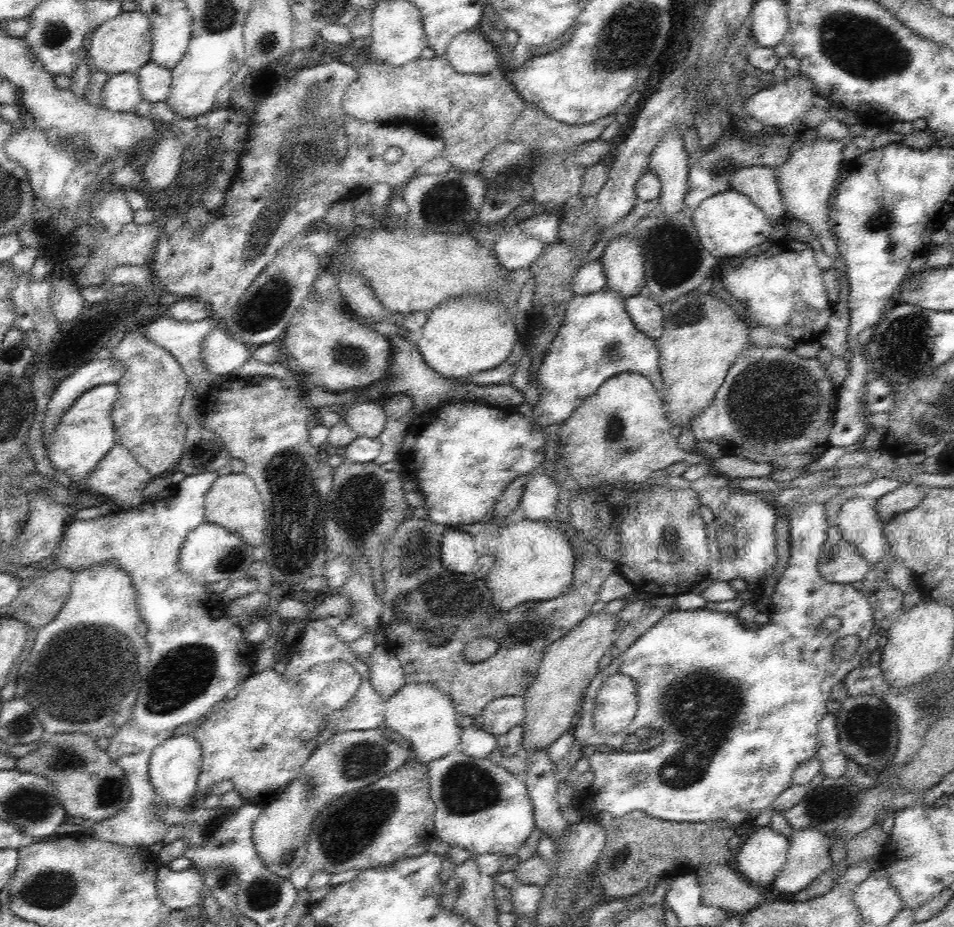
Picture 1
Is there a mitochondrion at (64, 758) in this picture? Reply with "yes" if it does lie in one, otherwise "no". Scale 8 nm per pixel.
yes

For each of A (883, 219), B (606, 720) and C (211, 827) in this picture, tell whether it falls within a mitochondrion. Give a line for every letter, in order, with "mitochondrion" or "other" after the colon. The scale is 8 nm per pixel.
A: mitochondrion
B: other
C: other

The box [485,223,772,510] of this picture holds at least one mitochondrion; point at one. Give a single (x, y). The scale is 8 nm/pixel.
(685, 315)

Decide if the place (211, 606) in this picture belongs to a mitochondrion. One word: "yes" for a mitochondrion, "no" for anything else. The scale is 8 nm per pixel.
no

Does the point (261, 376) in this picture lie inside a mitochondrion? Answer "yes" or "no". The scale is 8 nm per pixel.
no

